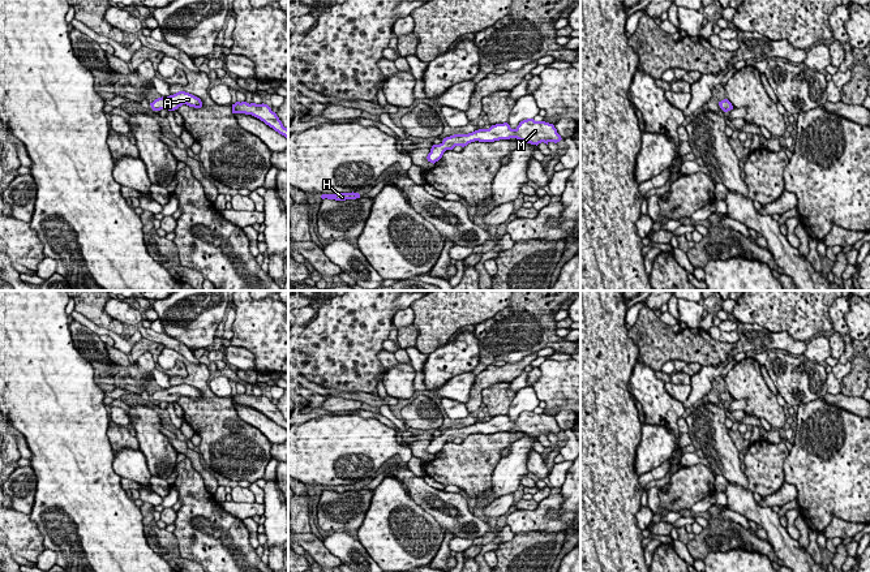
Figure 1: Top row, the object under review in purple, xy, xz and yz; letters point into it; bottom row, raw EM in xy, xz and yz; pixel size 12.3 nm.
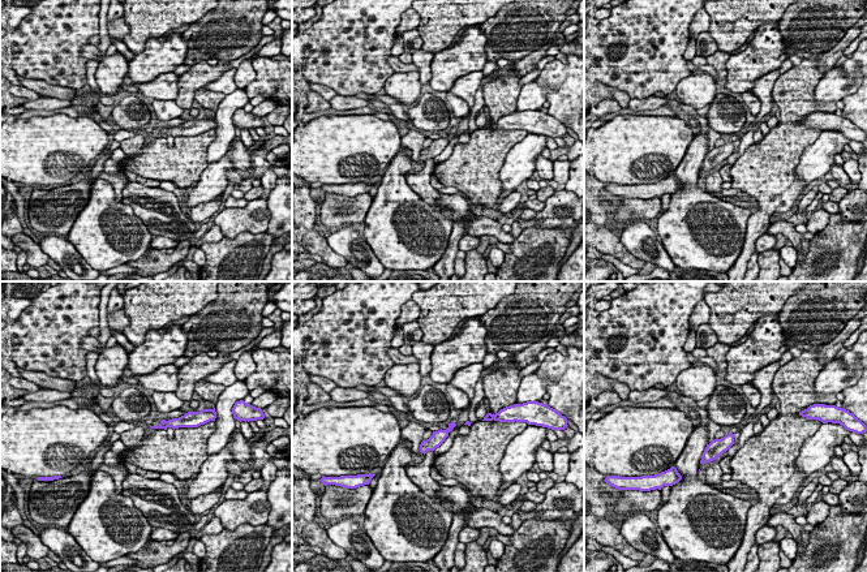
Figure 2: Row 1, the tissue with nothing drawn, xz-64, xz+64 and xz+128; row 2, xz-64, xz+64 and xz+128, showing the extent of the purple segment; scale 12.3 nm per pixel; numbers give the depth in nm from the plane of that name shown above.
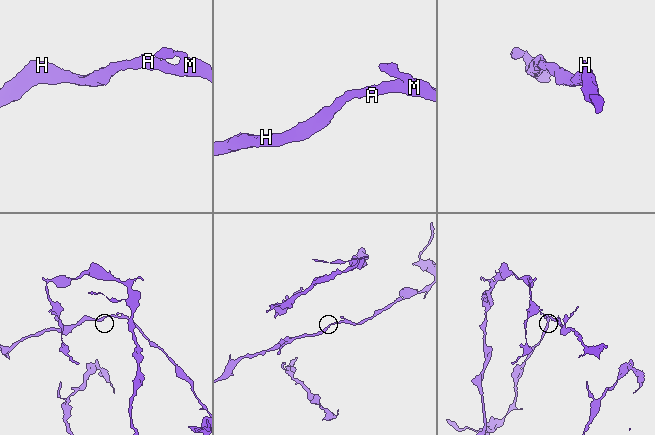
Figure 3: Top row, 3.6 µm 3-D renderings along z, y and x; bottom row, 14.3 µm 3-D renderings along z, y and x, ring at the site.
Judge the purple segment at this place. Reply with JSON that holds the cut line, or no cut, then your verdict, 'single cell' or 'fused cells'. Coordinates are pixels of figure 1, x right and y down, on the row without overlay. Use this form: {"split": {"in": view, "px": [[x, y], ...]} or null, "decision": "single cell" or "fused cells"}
{"split": null, "decision": "single cell"}

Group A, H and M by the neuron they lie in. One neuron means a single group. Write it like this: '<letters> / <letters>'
A H M

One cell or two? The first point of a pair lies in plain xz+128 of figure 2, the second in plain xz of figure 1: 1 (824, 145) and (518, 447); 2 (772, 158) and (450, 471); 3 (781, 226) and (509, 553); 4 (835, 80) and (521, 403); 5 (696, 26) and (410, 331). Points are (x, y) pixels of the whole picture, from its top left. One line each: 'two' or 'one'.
1: one
2: one
3: two
4: one
5: two

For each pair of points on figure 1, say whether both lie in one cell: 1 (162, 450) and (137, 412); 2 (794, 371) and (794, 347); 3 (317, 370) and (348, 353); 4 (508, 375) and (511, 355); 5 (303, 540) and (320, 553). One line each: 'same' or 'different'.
1: same
2: different
3: same
4: different
5: same

